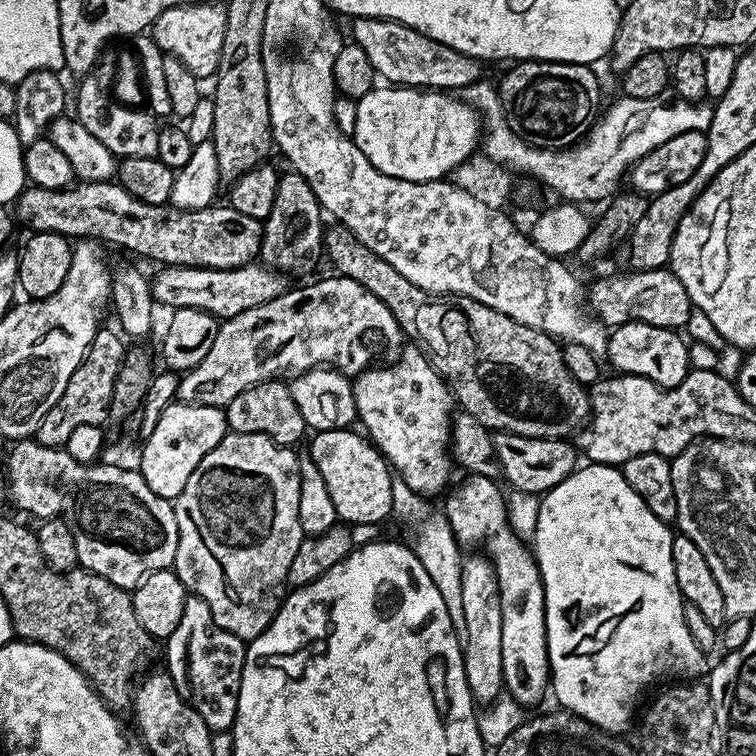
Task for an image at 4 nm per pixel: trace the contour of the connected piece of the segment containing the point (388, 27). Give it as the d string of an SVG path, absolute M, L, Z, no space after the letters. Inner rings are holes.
M357 16L351 24L351 43L362 46L362 51L370 57L370 66L374 66L377 77L389 85L421 90L463 90L477 84L485 75L485 65L481 61L405 24L382 18L371 20L368 16Z

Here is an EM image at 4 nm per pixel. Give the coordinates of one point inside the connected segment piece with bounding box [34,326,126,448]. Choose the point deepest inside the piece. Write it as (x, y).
(85, 402)

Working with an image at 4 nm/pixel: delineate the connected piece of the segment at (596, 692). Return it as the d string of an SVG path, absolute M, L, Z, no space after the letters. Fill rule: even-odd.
M591 462L577 467L558 486L554 486L543 493L538 510L538 526L534 537L534 555L536 564L540 568L540 577L544 583L544 609L546 610L546 628L548 642L548 671L550 673L550 692L561 709L580 716L586 722L590 722L595 728L613 734L624 734L632 715L636 712L636 703L640 695L651 684L659 680L664 682L680 682L685 678L700 678L709 671L710 660L704 651L690 638L690 630L686 630L686 618L684 617L684 598L678 590L678 578L674 578L674 554L672 553L673 529L654 518L650 506L634 494L634 486L626 482L623 471L611 464L594 464Z

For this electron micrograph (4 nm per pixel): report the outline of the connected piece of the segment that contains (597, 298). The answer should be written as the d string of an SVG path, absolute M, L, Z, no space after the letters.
M667 267L655 268L654 270L623 270L617 276L604 276L596 280L586 288L586 304L593 316L611 330L623 324L649 324L659 328L671 328L673 330L684 330L688 319L694 316L692 299L686 294L686 286Z

